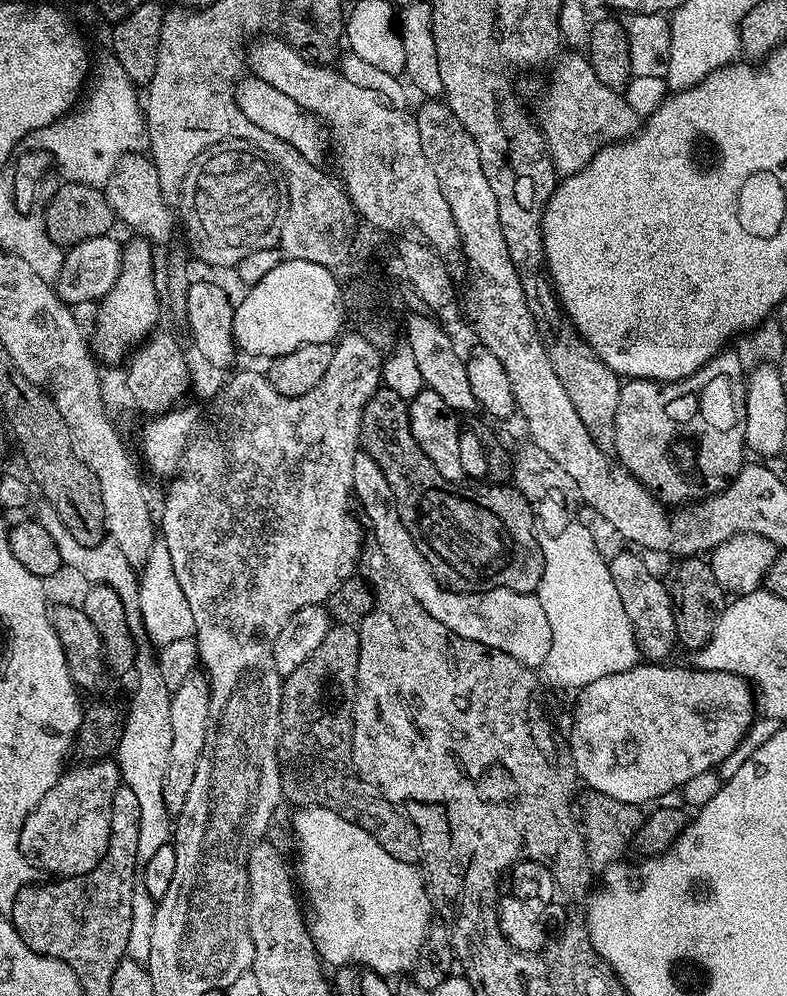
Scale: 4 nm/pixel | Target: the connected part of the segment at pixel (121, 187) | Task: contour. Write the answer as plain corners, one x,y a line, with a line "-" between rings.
137,150
129,152
116,163
116,168
110,174
108,181
102,186
104,196
110,202
110,210
122,225
129,224
138,228
153,245
160,246
172,236
172,231
178,228
178,216
170,209
169,201
164,199
162,186
158,186
158,170
154,166
151,155

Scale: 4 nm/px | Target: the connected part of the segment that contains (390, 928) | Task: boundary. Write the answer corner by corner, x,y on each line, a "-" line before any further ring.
301,808
295,814
296,821
292,828
296,831
296,848
300,851
300,861
296,866
294,864
294,872
303,899
308,899
307,911
312,911
310,931
320,960
325,965
332,964
333,969
359,966
385,978
393,978
407,968
408,971
415,969
430,927
428,919
434,916
434,905
428,895
423,871
416,864
390,858
390,854
386,854
386,850
378,846
373,836
366,834
366,830
362,830
354,822
334,814
334,810

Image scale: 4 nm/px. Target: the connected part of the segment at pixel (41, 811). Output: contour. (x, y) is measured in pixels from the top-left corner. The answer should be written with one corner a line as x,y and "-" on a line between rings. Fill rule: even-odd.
115,759
77,765
77,768
69,767
40,799
39,806
27,816
20,831
21,837
32,836
32,867
41,873
53,872
56,878
81,876
102,862
110,842
112,799
122,786
120,766

